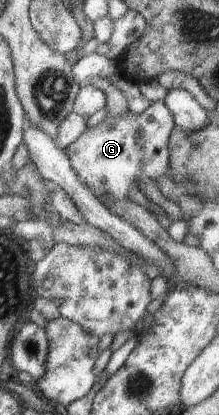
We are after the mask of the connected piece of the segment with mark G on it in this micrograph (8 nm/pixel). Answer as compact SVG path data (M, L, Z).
M158 100L141 113L129 110L120 117L106 117L95 126L86 126L86 130L65 151L74 174L100 202L106 204L108 196L112 196L112 200L132 200L129 193L133 188L140 190L140 184L146 179L156 183L168 172L170 134L174 127L172 113L163 100Z

